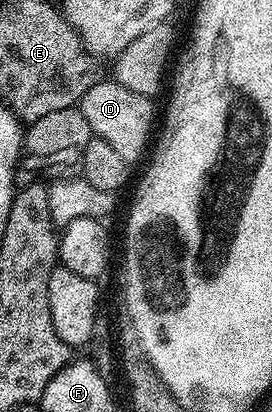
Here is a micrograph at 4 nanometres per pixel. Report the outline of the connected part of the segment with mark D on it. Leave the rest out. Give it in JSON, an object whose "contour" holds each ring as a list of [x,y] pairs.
{"contour":[[[100,79],[85,91],[79,100],[78,108],[85,115],[85,123],[89,123],[92,134],[109,143],[121,159],[135,163],[148,152],[147,140],[151,137],[151,104],[152,98],[137,95],[137,91],[129,91],[129,87],[121,87],[114,79]]]}

